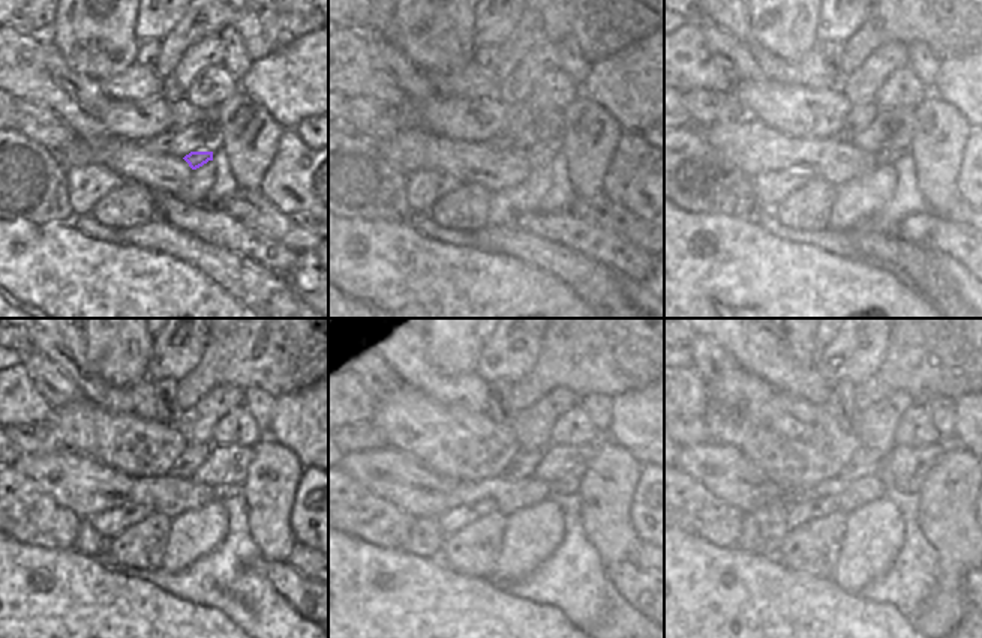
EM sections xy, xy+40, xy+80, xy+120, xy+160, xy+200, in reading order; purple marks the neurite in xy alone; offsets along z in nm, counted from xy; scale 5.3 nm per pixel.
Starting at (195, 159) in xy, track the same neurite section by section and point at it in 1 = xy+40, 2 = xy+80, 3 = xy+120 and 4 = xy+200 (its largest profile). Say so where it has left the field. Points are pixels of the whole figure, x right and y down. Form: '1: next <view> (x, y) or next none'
1: next xy+40 (535, 158)
2: next xy+80 (891, 155)
3: next xy+120 (221, 491)
4: next xy+200 (906, 484)

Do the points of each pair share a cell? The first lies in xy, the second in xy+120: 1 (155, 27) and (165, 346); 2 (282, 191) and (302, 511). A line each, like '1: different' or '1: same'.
1: same
2: same

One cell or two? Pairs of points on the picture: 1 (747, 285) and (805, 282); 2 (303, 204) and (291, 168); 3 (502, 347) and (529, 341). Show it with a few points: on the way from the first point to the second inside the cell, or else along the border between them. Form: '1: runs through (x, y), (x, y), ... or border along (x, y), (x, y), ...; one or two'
1: runs through (762, 285), (790, 285); one
2: runs through (303, 195), (303, 183), (299, 177); one
3: runs through (508, 347), (523, 337); one

